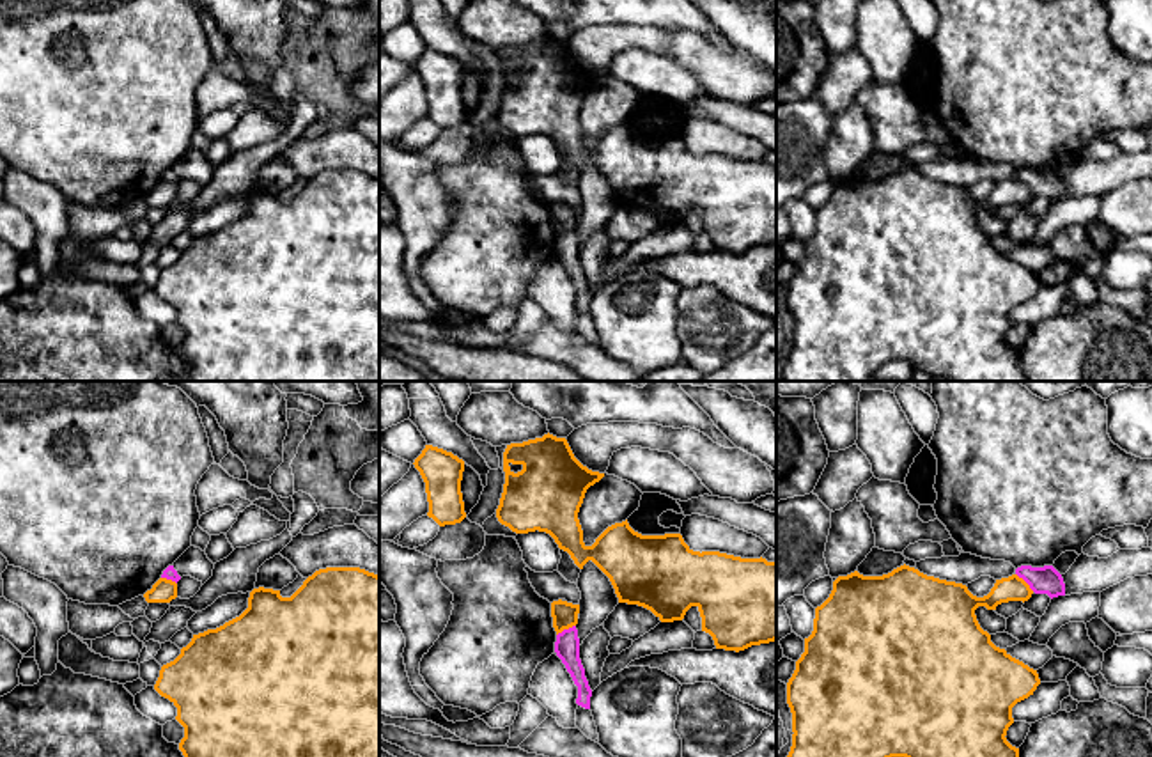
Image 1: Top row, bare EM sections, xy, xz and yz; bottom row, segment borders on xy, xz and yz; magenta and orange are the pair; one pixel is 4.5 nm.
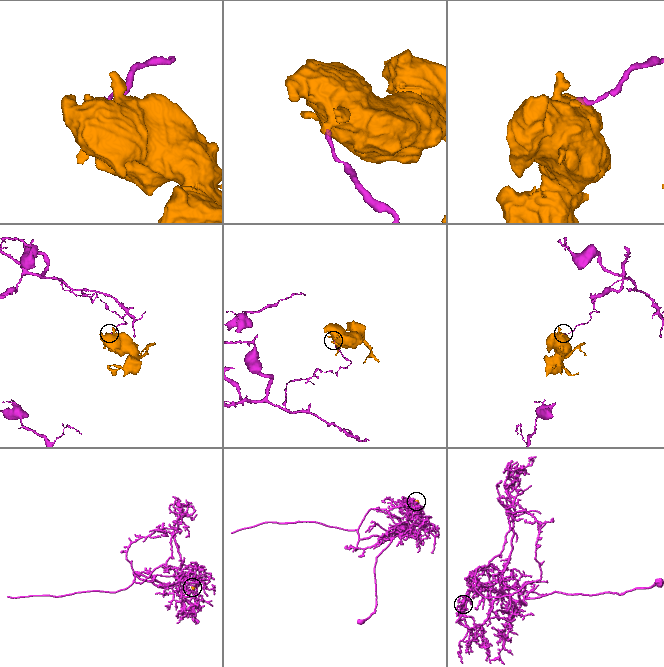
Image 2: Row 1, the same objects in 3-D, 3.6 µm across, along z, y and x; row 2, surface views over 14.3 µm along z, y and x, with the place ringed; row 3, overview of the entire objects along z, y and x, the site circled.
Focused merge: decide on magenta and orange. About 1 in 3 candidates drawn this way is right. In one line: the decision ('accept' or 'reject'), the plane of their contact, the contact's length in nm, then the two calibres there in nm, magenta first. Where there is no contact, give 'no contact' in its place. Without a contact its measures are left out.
reject | yz | 120 nm | 130/110 nm

